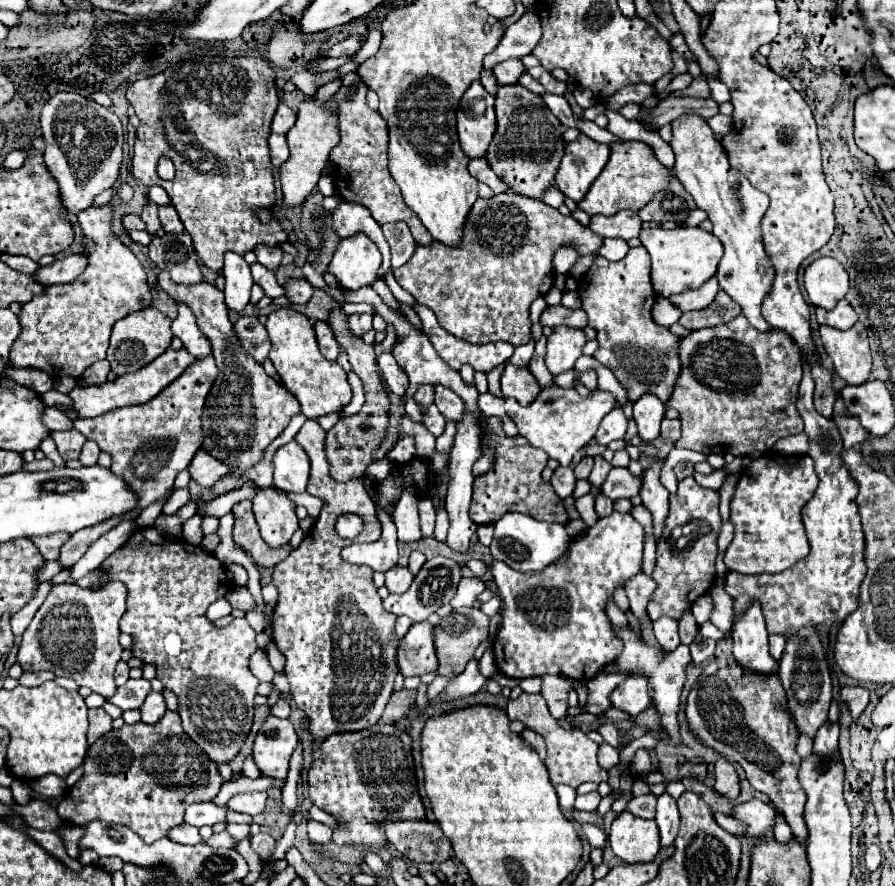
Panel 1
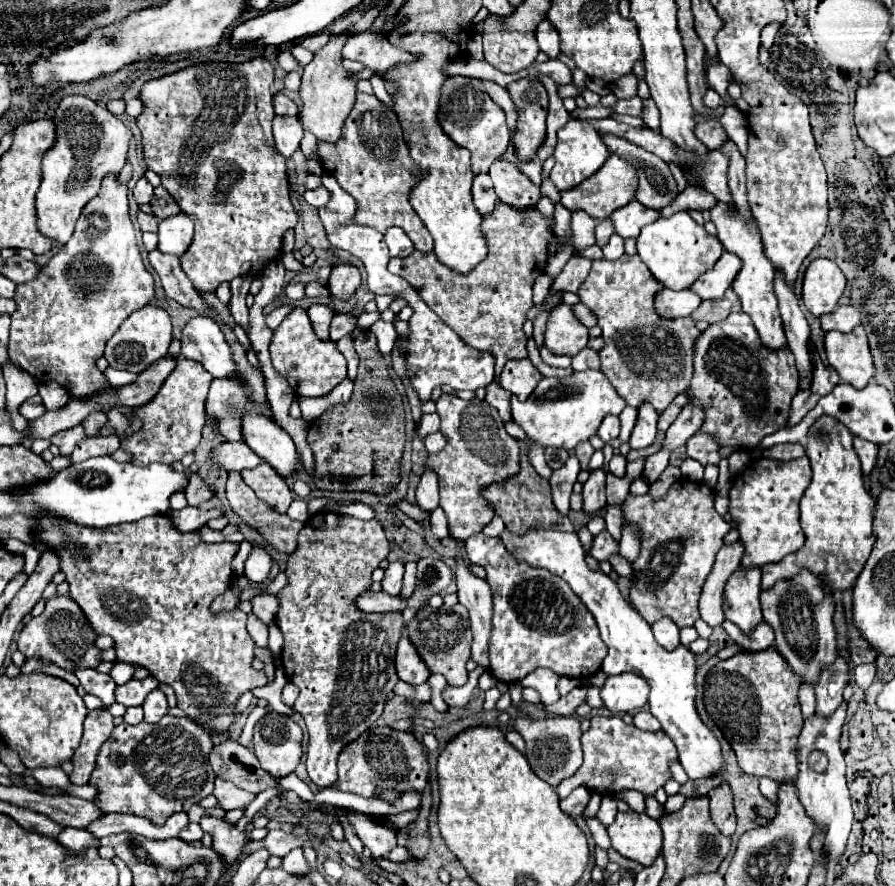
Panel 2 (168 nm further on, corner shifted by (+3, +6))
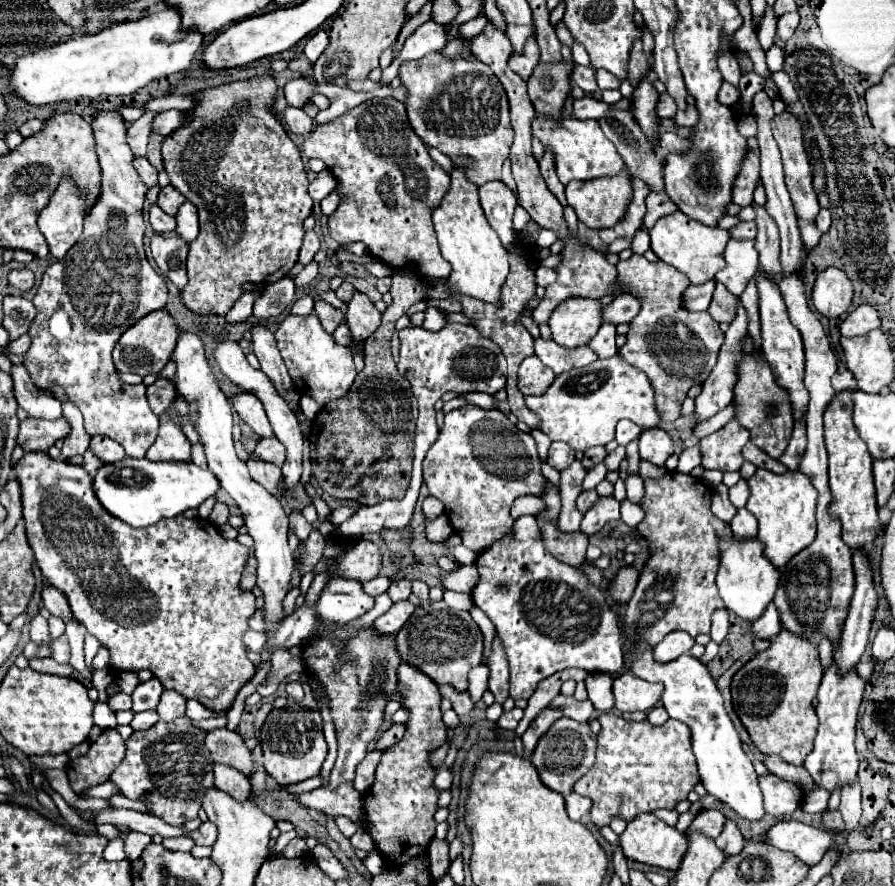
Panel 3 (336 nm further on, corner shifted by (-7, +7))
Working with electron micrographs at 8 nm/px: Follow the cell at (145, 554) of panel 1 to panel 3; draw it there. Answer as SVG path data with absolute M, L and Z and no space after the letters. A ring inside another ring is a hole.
M27 452L19 464L15 464L17 480L21 484L23 492L23 518L27 522L27 540L31 544L35 564L41 568L43 576L49 580L51 586L55 586L59 592L67 596L69 608L73 612L73 618L79 620L89 634L93 634L103 648L109 650L109 666L115 674L121 672L137 672L137 670L151 670L153 676L167 688L183 694L185 698L195 698L203 706L211 710L223 710L229 708L237 696L237 692L243 688L243 684L249 682L255 668L245 656L245 644L243 644L243 632L249 628L249 618L255 614L255 596L241 588L241 572L249 558L249 548L239 544L237 540L223 538L209 520L201 518L185 518L185 516L173 516L171 520L159 520L159 524L153 524L151 528L131 528L129 524L123 524L123 520L115 520L115 516L107 514L105 508L95 500L95 492L91 488L93 476L83 470L83 466L75 466L65 460L53 460L45 452Z

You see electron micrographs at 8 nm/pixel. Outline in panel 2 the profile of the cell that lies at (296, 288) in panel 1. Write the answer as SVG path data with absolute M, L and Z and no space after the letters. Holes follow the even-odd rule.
M311 281L305 285L305 297L329 297L329 289L325 283Z

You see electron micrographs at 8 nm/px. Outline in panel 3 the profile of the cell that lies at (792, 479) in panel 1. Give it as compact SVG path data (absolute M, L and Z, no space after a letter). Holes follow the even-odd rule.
M759 468L749 478L751 496L747 502L747 510L759 522L757 538L767 544L767 558L775 568L785 566L797 552L807 548L815 540L815 504L817 492L811 486L811 480L801 472L785 472L773 474L769 470Z

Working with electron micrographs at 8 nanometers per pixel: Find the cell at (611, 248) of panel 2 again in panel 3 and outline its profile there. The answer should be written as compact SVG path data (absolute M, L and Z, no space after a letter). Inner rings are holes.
M641 232L633 238L633 244L631 244L631 250L635 254L645 254L649 250L649 234L647 232Z

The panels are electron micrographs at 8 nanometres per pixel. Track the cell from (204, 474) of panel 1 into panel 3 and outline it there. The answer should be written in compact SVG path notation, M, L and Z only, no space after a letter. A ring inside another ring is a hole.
M275 436L263 438L253 452L255 452L261 460L273 462L273 464L277 464L277 466L283 466L283 462L285 462L285 448L283 448L283 444L281 444Z

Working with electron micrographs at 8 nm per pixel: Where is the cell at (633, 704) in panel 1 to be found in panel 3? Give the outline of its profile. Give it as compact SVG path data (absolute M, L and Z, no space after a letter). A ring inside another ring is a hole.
M625 672L613 680L615 708L621 712L647 712L655 708L661 698L661 692L663 684L651 684L631 672Z

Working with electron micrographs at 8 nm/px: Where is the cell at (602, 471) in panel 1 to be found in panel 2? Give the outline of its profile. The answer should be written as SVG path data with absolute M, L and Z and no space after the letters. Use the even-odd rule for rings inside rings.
M595 469L589 473L589 479L583 485L583 509L587 513L595 513L599 509L603 509L605 503L605 471L603 469Z

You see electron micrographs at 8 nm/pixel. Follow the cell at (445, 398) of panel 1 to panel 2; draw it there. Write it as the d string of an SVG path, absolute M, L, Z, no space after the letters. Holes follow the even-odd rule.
M443 393L435 405L441 417L441 433L449 443L441 453L429 455L427 465L439 475L439 505L447 513L449 533L457 541L465 541L469 535L479 533L493 519L493 511L485 505L485 499L479 497L479 489L489 483L503 481L519 471L519 447L515 439L505 433L499 411L487 401L463 401L457 395Z

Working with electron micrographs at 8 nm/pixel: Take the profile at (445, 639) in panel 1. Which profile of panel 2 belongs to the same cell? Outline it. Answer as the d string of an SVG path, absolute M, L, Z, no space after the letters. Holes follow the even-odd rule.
M455 605L451 609L433 609L433 607L423 607L417 611L417 617L407 625L409 627L409 639L417 647L419 655L431 669L431 673L441 673L449 685L463 685L467 683L467 669L465 663L471 657L471 641L473 633L469 627L469 617L467 609L463 605Z

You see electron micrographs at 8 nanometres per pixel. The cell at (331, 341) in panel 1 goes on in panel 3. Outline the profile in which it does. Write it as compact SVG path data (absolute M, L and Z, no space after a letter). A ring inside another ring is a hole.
M317 300L317 302L315 302L315 314L319 316L323 328L325 328L329 334L333 334L335 328L337 328L341 322L345 322L343 310L337 310L337 308L333 308L331 304L327 304L327 302L323 302L323 300Z

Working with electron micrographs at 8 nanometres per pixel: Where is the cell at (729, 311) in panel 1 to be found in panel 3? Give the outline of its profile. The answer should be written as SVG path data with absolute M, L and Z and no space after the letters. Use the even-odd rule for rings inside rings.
M717 284L707 312L717 322L731 322L735 316L735 296L731 292L727 292L727 288L723 284Z

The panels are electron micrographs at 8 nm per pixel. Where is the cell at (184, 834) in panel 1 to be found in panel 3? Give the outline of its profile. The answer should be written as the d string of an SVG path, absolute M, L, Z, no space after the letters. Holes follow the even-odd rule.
M205 822L205 824L201 824L195 832L191 832L189 838L191 838L195 844L201 844L201 846L213 846L213 844L215 844L215 838L217 838L217 828L215 828L215 824Z

